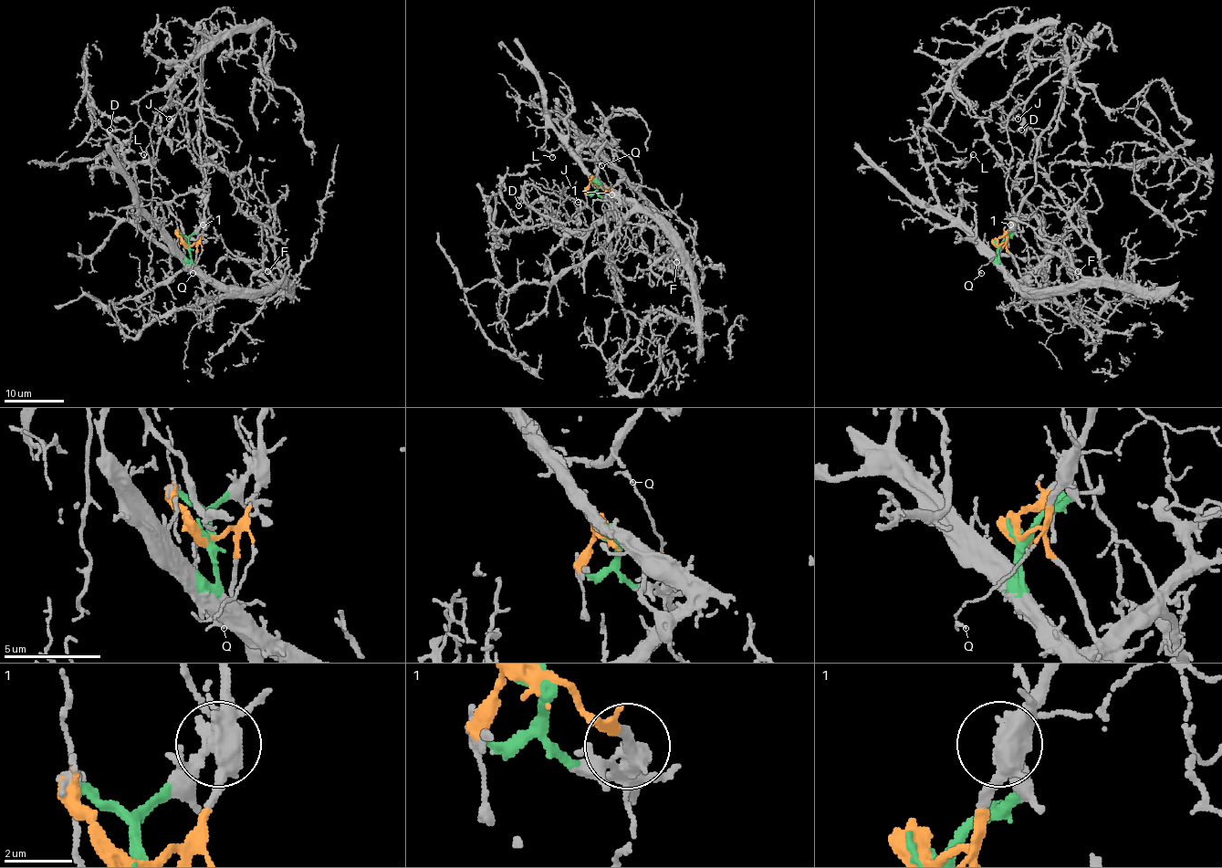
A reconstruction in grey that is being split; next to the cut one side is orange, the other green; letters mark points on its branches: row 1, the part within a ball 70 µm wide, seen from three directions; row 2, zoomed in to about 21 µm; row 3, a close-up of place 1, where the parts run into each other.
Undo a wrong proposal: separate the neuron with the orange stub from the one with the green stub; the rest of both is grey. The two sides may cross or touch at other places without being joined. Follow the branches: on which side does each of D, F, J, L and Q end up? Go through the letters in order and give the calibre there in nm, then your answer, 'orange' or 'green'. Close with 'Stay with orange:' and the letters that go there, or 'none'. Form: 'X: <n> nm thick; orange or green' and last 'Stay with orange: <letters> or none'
D: 110 nm thick; orange
F: 220 nm thick; green
J: 110 nm thick; orange
L: 130 nm thick; green
Q: 140 nm thick; orange
Stay with orange: D, J, Q

